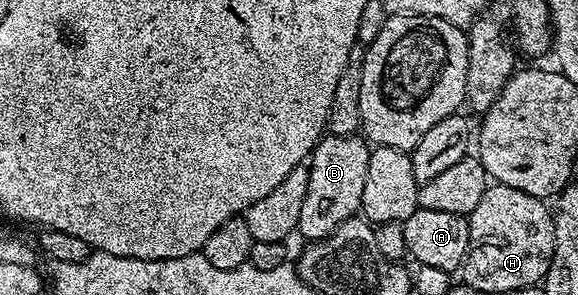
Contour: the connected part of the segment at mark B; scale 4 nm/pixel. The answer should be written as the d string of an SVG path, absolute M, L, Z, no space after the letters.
M326 134L319 140L308 157L308 194L304 194L304 207L300 210L300 222L296 229L297 235L303 236L303 241L313 242L328 238L344 221L355 219L361 213L371 151L371 145L358 134Z

